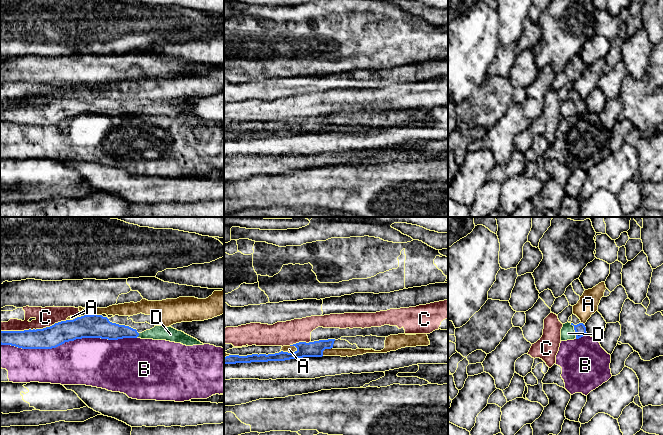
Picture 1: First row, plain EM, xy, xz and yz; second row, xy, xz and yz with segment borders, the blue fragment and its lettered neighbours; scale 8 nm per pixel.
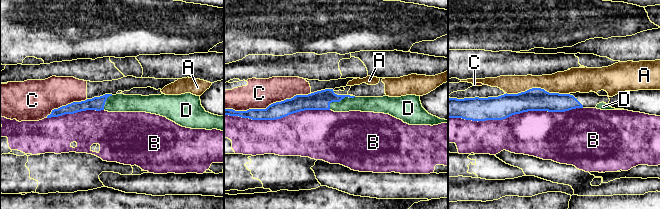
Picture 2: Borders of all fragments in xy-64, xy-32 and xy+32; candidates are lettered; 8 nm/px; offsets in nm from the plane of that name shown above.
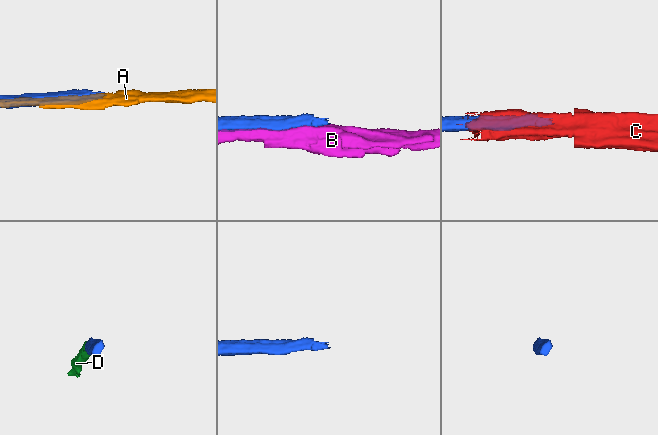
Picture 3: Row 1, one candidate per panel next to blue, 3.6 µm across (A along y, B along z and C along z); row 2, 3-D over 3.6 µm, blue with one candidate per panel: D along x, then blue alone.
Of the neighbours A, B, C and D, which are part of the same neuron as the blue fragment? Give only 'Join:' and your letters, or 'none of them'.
Join: D

